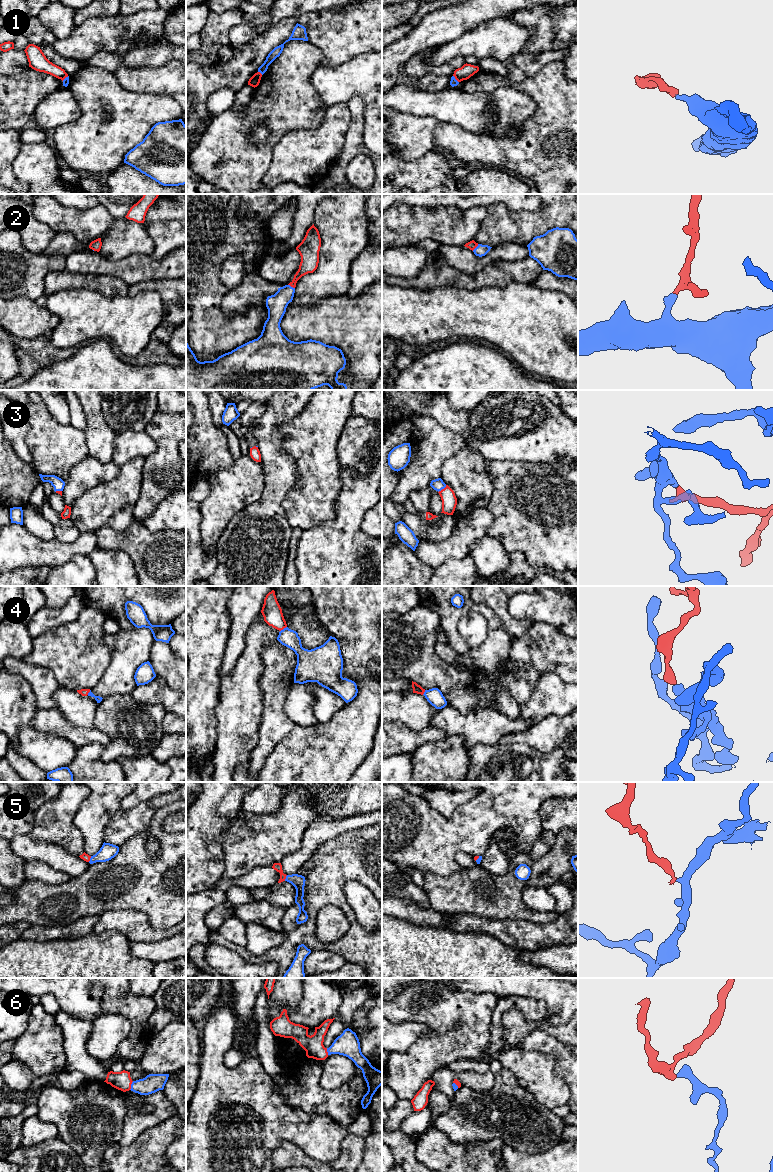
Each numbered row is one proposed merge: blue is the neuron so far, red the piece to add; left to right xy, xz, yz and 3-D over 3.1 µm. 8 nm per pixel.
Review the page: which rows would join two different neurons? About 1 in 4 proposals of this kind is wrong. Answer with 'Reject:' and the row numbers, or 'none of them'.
Reject: 1

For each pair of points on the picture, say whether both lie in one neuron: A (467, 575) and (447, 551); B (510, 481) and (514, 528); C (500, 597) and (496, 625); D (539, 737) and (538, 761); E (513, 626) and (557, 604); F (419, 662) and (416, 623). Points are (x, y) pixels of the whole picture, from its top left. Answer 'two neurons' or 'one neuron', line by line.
A: two neurons
B: one neuron
C: two neurons
D: two neurons
E: two neurons
F: one neuron

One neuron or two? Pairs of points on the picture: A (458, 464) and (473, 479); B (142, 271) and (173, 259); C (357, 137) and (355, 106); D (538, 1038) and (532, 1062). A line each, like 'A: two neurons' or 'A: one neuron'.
A: one neuron
B: one neuron
C: one neuron
D: two neurons

